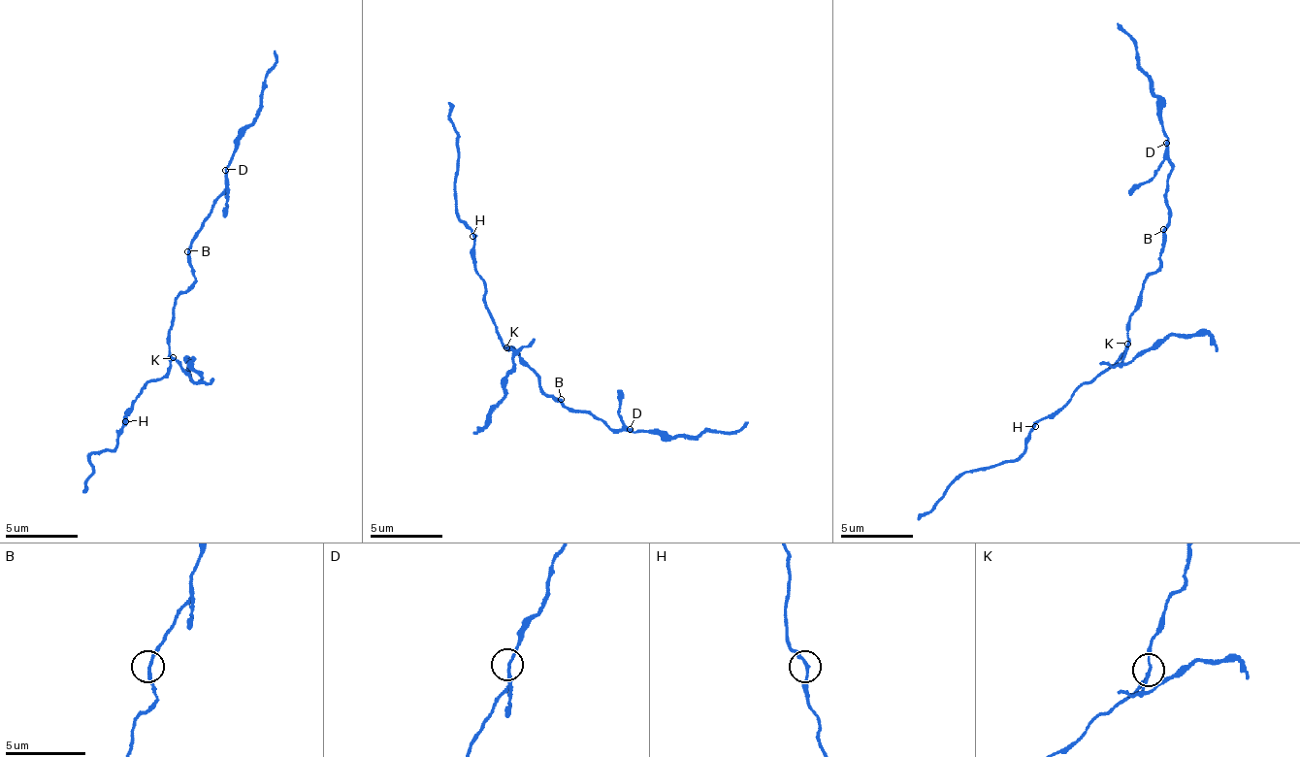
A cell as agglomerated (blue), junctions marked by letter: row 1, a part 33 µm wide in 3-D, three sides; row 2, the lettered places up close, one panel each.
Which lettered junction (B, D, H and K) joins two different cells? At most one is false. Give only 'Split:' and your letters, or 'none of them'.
Split: K

